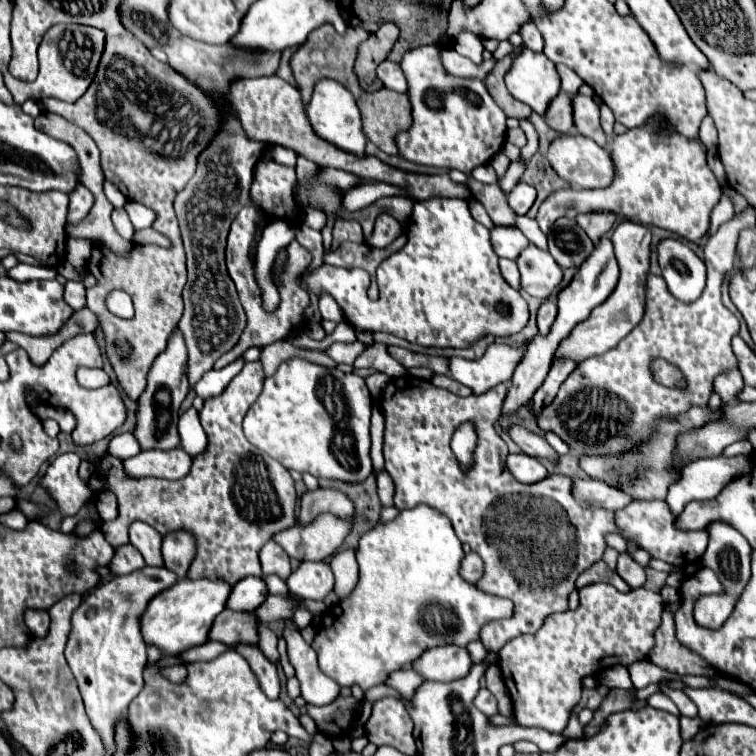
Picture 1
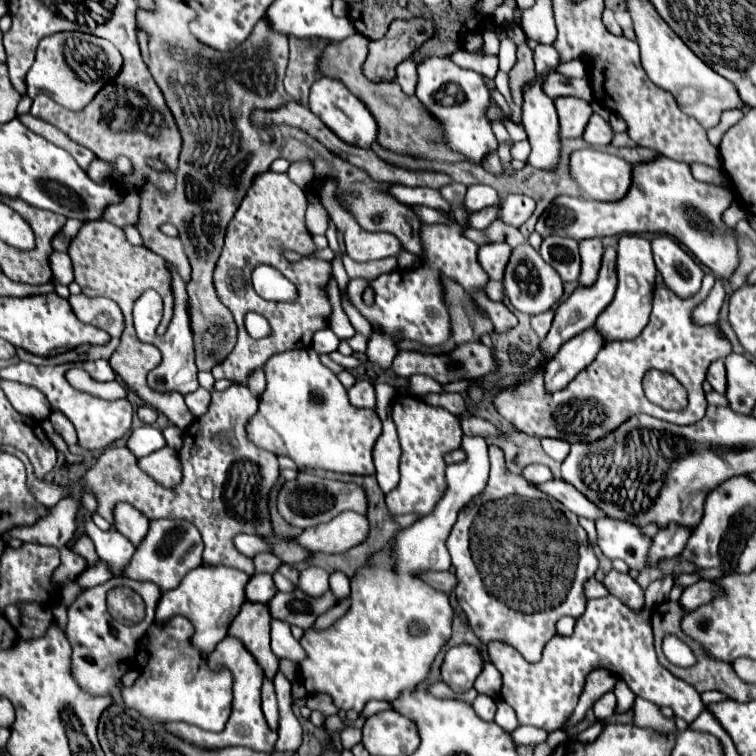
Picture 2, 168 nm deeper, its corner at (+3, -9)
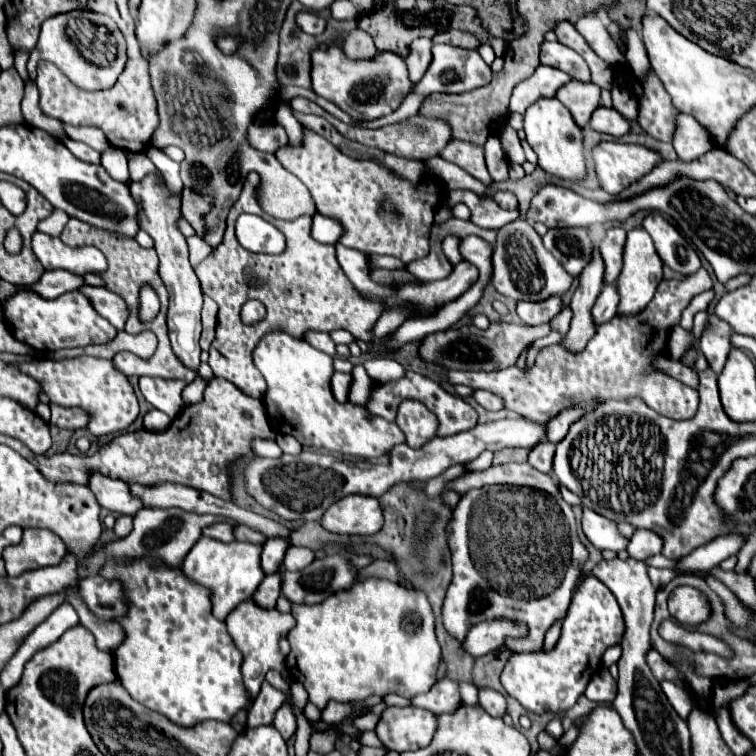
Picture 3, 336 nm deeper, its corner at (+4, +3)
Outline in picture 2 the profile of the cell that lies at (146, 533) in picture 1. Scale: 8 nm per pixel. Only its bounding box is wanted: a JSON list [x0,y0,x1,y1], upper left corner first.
[115,504,149,546]

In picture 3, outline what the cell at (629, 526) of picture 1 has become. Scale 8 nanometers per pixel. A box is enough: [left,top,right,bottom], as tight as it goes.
[582,508,628,550]

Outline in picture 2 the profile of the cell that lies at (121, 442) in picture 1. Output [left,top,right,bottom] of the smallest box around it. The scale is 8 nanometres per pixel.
[127,426,165,458]

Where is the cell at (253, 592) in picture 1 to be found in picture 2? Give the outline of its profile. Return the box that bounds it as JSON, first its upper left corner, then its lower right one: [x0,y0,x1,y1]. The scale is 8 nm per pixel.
[245,574,277,604]

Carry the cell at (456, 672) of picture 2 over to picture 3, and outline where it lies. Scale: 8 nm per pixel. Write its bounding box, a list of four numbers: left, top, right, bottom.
[462,618,528,658]

